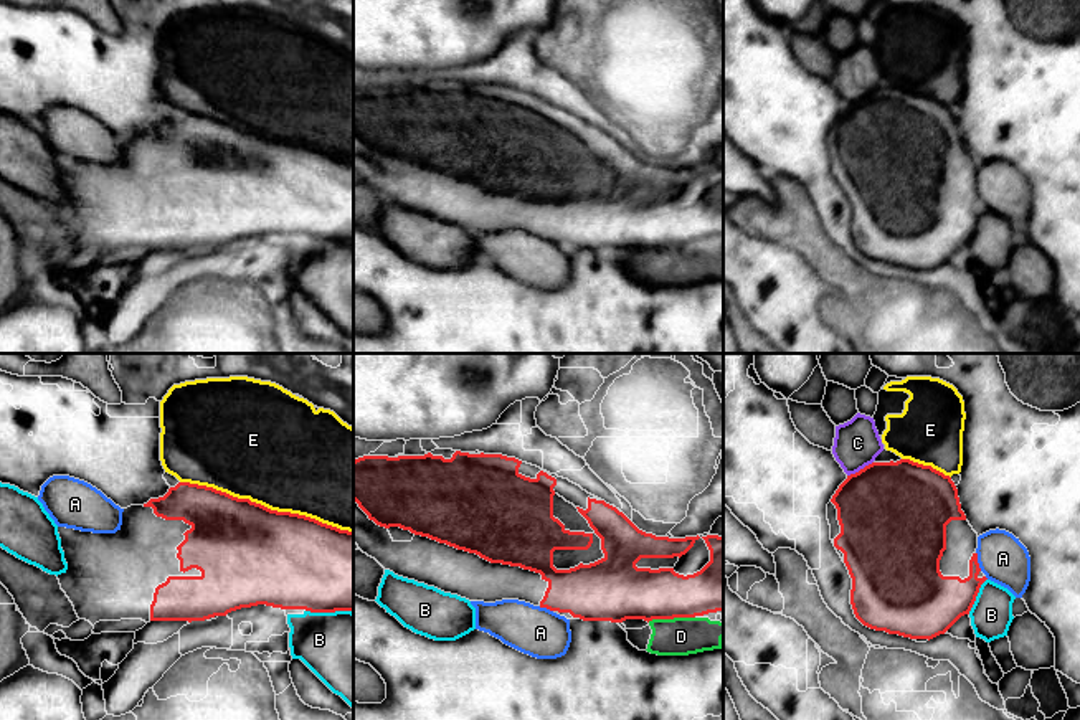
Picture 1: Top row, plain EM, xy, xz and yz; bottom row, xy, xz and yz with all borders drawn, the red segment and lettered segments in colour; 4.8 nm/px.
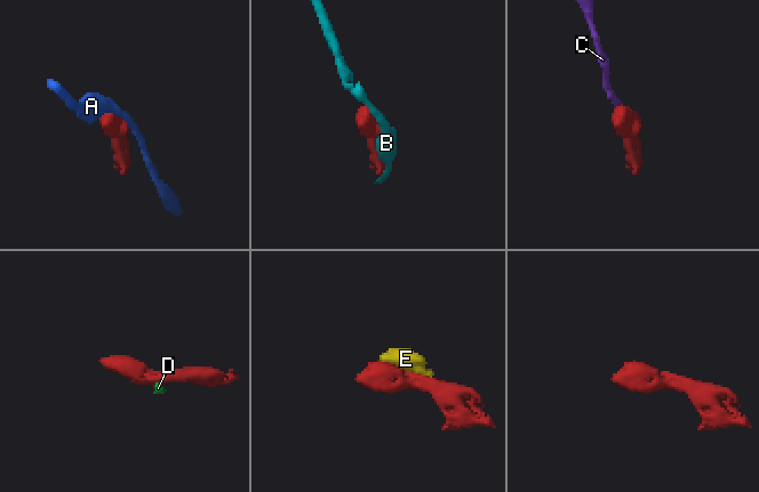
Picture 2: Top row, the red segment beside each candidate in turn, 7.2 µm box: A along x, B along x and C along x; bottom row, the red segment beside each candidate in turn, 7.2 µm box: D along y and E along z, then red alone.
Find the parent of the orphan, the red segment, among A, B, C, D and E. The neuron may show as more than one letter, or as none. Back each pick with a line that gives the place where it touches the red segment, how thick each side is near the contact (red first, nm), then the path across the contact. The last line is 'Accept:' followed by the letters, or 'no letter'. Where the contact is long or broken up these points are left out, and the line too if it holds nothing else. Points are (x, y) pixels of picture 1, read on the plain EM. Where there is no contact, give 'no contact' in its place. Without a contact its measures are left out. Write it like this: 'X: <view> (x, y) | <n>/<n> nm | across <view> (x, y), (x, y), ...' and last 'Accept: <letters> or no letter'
Accept: no letter

